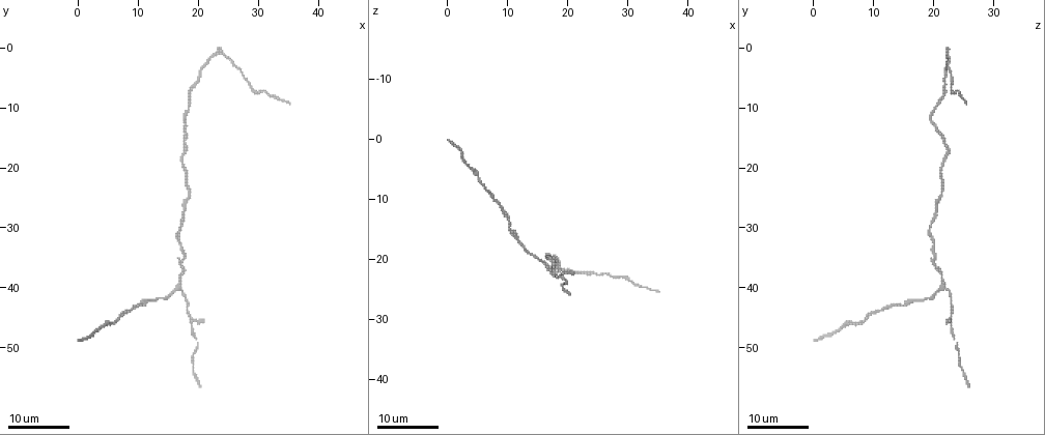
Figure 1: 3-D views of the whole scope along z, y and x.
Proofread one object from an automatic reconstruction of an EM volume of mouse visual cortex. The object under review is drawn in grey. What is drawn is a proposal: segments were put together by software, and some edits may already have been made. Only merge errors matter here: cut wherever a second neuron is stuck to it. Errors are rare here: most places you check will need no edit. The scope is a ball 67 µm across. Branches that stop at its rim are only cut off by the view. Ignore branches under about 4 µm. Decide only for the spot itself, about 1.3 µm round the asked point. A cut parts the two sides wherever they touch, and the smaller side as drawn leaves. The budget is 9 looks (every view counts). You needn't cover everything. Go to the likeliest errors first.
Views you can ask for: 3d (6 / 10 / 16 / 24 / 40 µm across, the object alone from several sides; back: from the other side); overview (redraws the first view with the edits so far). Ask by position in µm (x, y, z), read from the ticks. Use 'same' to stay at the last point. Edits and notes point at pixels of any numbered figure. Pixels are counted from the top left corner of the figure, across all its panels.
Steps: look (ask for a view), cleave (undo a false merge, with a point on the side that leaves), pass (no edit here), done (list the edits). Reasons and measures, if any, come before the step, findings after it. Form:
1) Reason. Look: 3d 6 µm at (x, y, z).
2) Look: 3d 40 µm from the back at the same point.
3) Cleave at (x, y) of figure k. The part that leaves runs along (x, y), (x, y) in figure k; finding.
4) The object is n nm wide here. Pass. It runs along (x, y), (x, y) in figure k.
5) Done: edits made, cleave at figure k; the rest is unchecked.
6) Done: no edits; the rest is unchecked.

Thin neck. Look: 3d 24 µm at (19.0, 46.0, 22.5).

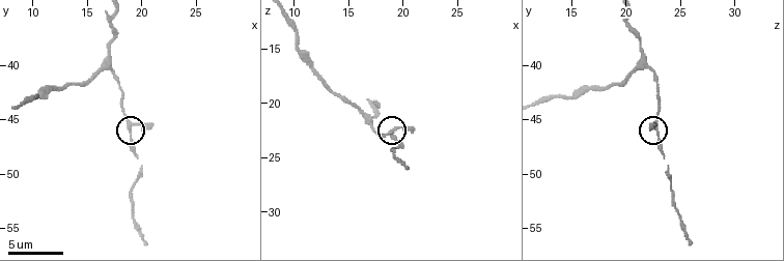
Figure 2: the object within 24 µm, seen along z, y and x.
Look: 3d 6 µm at (18.8, 46.4, 22.8).

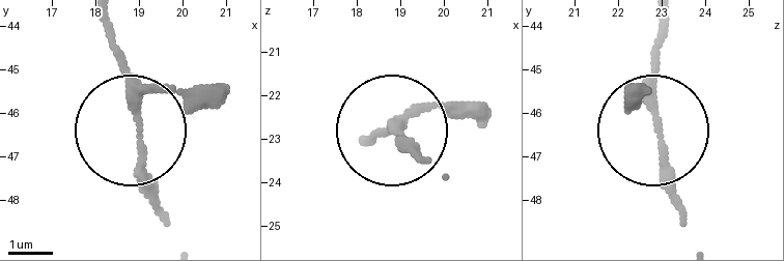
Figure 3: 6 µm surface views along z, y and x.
Pass. It runs along (364, 135), (398, 135), (427, 157) in figure 3; all the same neuron.

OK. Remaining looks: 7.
A fork. Look: 3d 10 µm at (16.8, 40.0, 21.8).

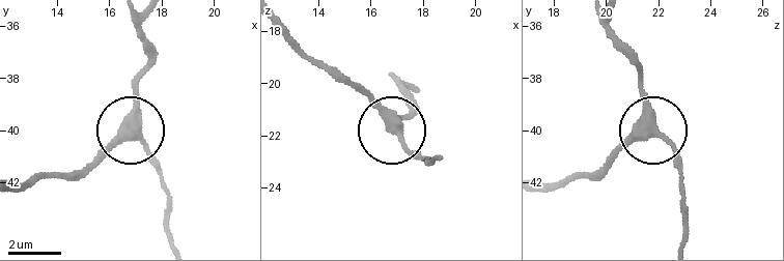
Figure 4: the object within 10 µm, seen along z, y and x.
Zoom in. Look: 3d 6 µm at (17.0, 40.1, 21.8).

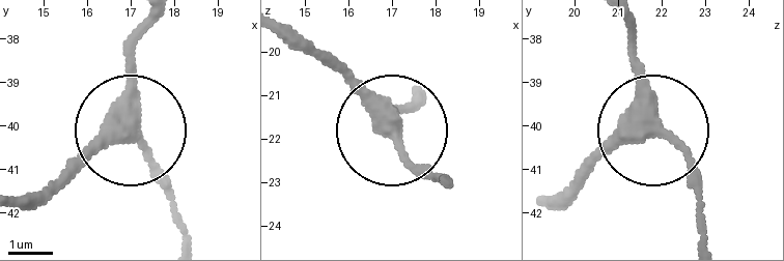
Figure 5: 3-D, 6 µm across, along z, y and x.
3 arms meet here. Pass. It runs along (627, 23), (649, 123), (687, 156), (701, 208) in figure 5; all the same neuron.

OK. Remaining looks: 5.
Three-way junction. Look: 3d 24 µm at (17.5, 35.0, 20.0).

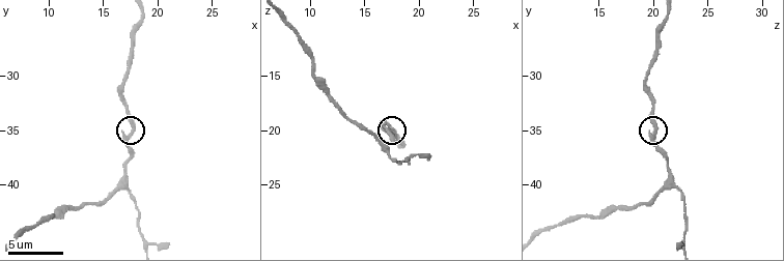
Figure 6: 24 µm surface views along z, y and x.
Look: 3d 10 µm at (17.8, 35.4, 20.2).

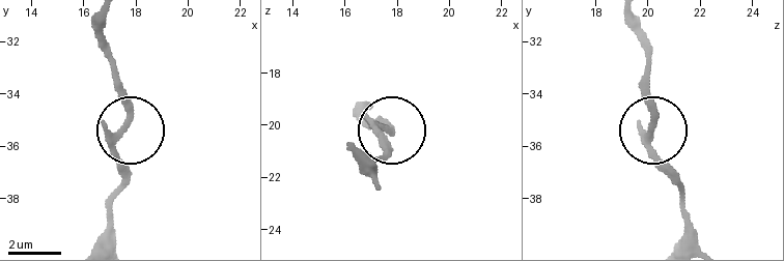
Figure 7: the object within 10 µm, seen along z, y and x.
Pass. It runs along (107, 21), (102, 41), (127, 115), (113, 199) in figure 7; one neuron here.

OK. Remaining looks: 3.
Thin neck. Look: 3d 16 µm at (29.0, 7.0, 23.0).

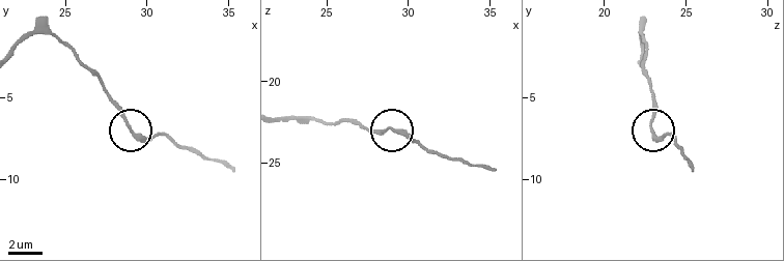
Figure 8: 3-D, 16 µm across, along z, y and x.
Look: 3d 10 µm at (28.7, 6.5, 23.0).

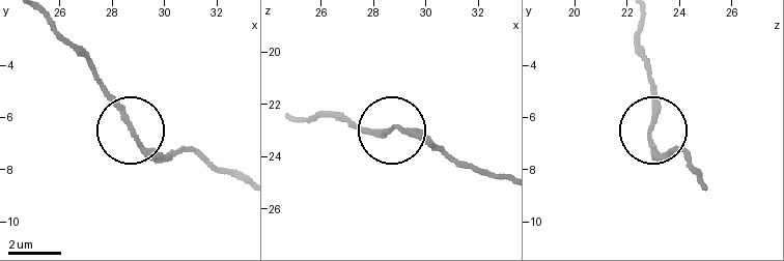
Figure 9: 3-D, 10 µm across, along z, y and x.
The object is 170 nm wide here. Pass. It runs along (297, 119), (337, 114), (360, 127), (397, 127), (442, 148) in figure 9; all the same neuron.

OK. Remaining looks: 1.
Done: no edits; the rest is unchecked.

